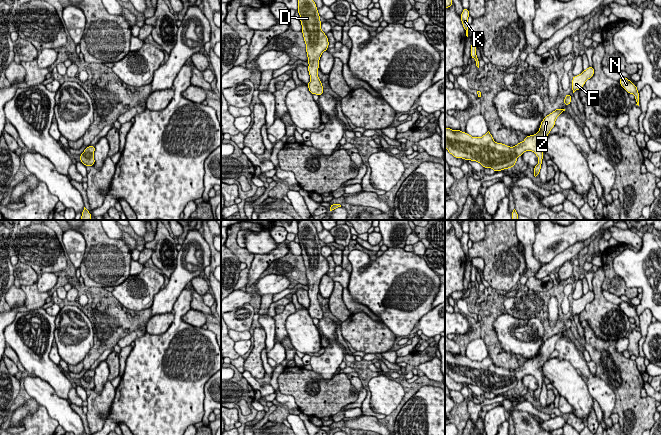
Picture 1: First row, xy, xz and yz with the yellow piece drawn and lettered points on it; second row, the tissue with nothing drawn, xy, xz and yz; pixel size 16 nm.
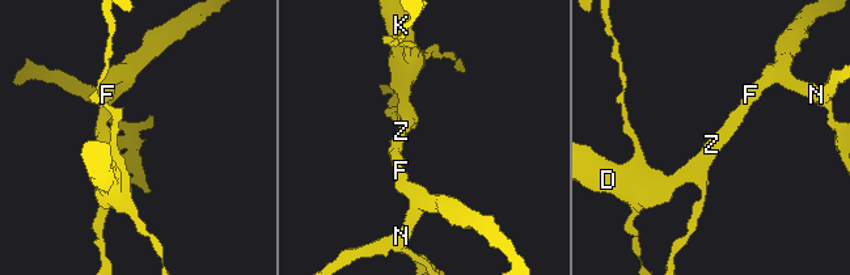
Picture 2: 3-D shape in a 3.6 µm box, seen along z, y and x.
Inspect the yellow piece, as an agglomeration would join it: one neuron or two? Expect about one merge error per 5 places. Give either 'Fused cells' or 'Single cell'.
Single cell

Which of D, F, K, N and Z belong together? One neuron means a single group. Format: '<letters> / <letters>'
D F K N Z

